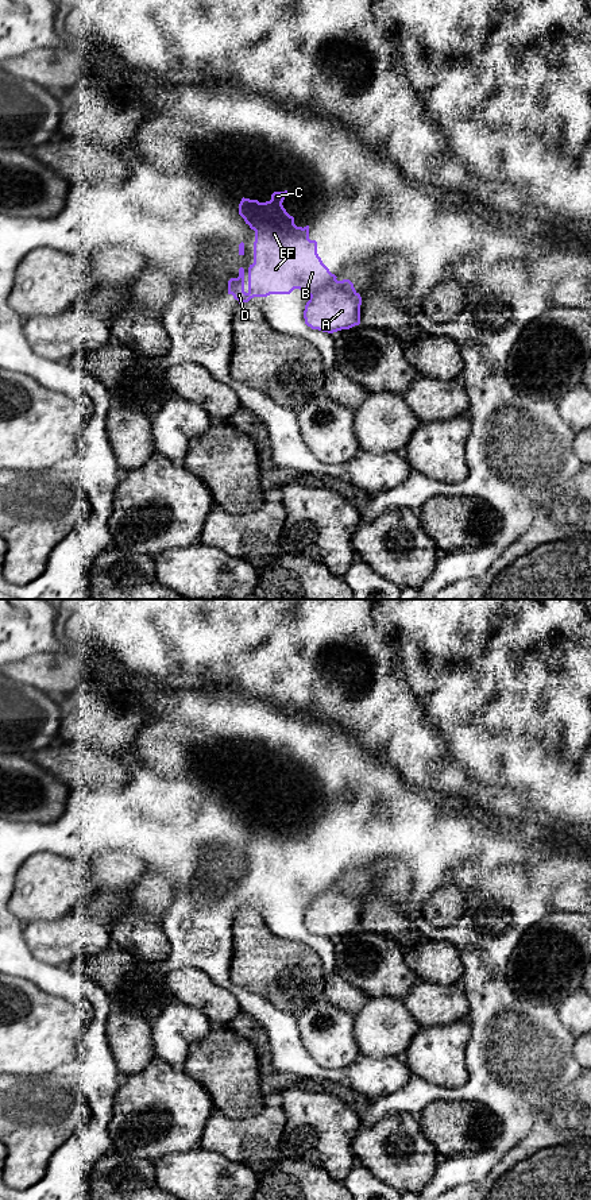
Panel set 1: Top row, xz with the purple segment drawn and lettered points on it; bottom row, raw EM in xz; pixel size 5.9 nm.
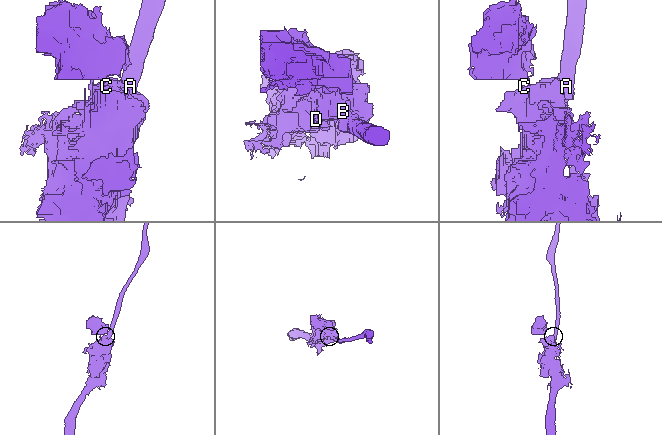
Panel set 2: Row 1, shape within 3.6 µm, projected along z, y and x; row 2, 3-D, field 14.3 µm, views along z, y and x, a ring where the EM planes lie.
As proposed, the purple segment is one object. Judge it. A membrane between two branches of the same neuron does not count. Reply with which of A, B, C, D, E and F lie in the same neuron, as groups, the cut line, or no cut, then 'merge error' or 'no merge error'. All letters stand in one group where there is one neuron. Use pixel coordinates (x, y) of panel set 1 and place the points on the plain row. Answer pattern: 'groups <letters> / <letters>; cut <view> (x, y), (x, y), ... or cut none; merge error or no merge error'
groups A B C D E F; cut none; no merge error

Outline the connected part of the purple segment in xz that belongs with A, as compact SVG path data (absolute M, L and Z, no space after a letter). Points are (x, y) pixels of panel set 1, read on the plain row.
M287 795L274 796L271 804L266 807L242 803L239 819L255 836L254 868L248 872L248 896L244 896L244 873L240 872L239 881L228 885L228 899L243 908L254 902L290 899L294 894L300 894L309 900L304 923L312 934L333 938L359 930L360 899L349 884L337 885L337 881L322 868L317 858L317 846L309 844L309 830L297 831L294 822L283 813L286 800Z

